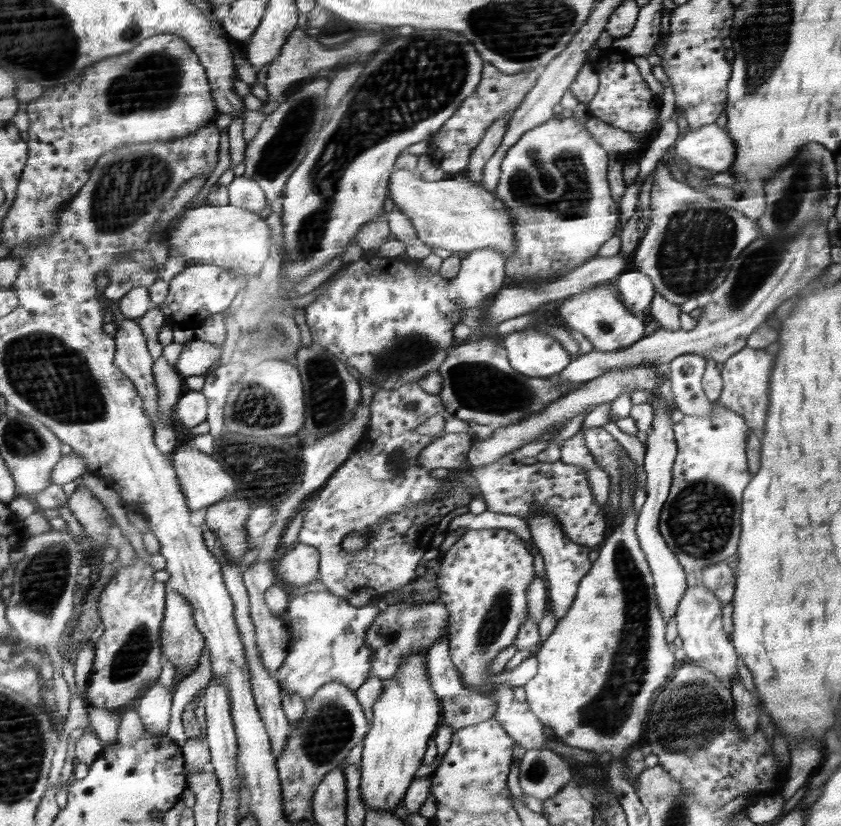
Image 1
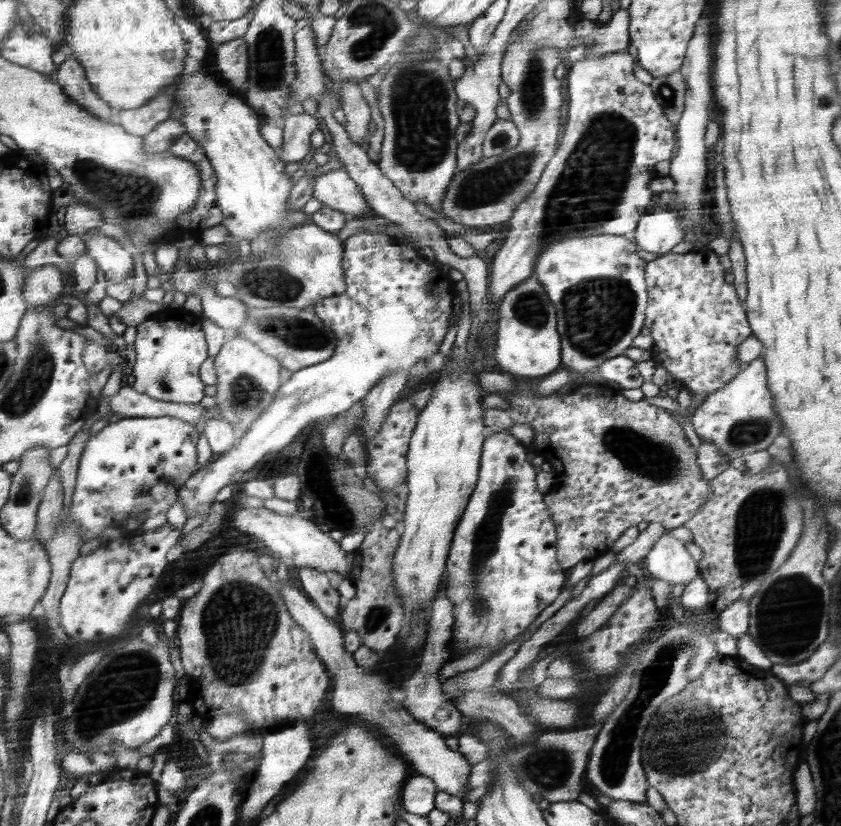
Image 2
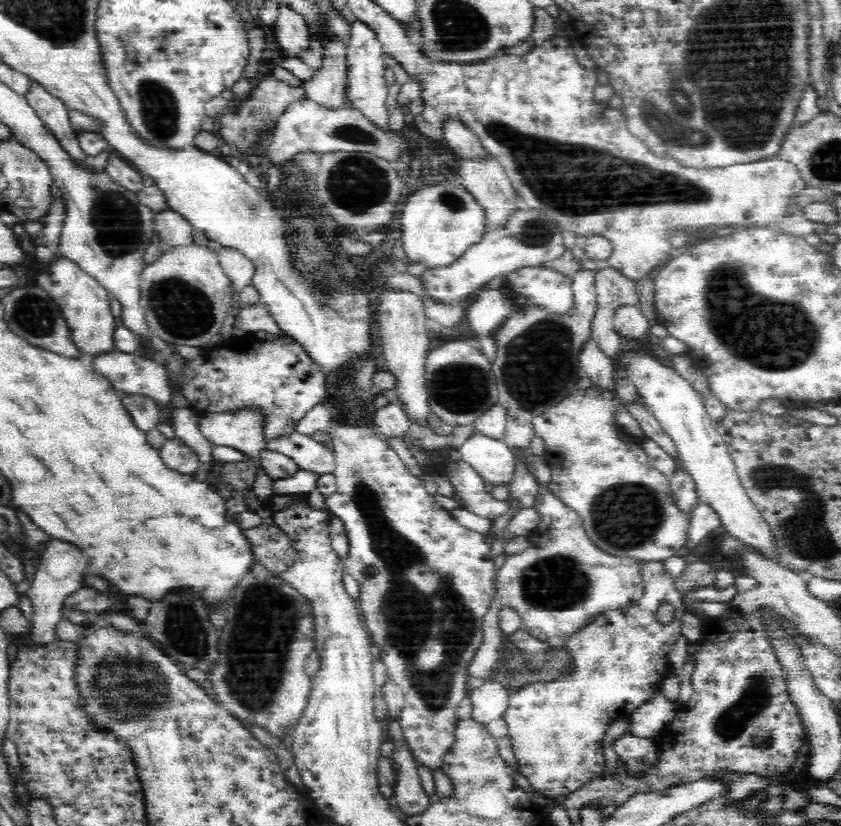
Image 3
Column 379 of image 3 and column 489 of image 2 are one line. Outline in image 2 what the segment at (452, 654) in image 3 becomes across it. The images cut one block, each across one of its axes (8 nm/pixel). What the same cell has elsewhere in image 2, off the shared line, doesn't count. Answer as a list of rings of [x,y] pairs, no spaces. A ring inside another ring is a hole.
[[[496,431],[492,433],[490,438],[486,439],[485,452],[482,453],[482,464],[480,464],[480,476],[476,483],[476,490],[472,492],[472,496],[468,500],[468,505],[462,514],[462,517],[457,523],[454,530],[454,537],[452,538],[452,545],[450,545],[450,551],[446,560],[445,572],[448,579],[448,586],[446,586],[446,597],[452,599],[454,602],[454,627],[452,634],[452,659],[460,658],[464,654],[475,651],[474,648],[494,648],[494,646],[502,646],[504,642],[512,640],[514,636],[522,634],[528,624],[532,620],[538,618],[538,614],[550,606],[556,599],[556,596],[560,594],[562,586],[564,586],[564,572],[562,567],[556,561],[556,526],[551,518],[551,514],[548,508],[545,506],[544,495],[540,491],[536,490],[537,484],[535,481],[536,470],[526,459],[526,448],[524,444],[520,443],[511,433],[508,431]]]

